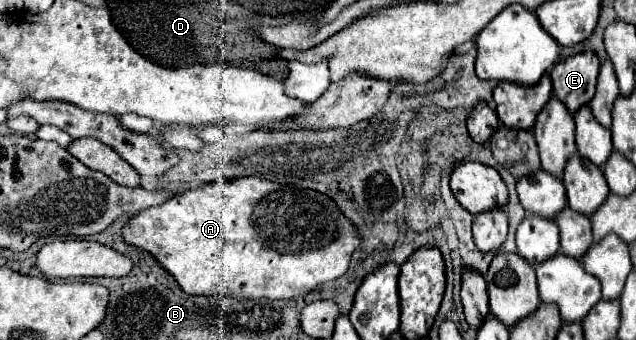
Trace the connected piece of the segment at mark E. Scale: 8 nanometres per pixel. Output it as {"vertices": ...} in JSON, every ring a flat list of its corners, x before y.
{"vertices":[[591,49,563,59,549,73,553,81,553,95,561,99,569,111,575,113,579,107,593,99,599,65,601,63]]}

